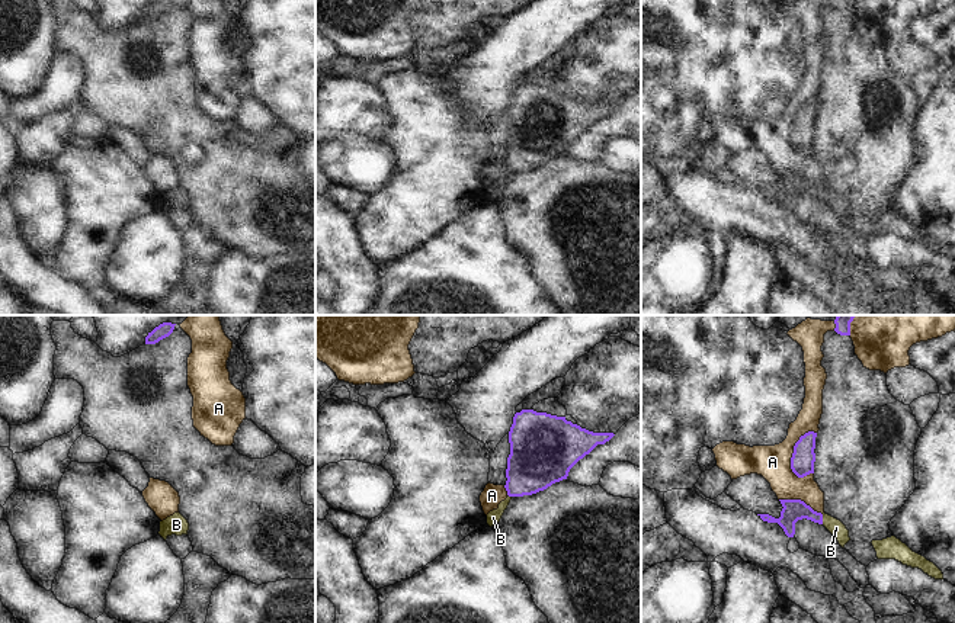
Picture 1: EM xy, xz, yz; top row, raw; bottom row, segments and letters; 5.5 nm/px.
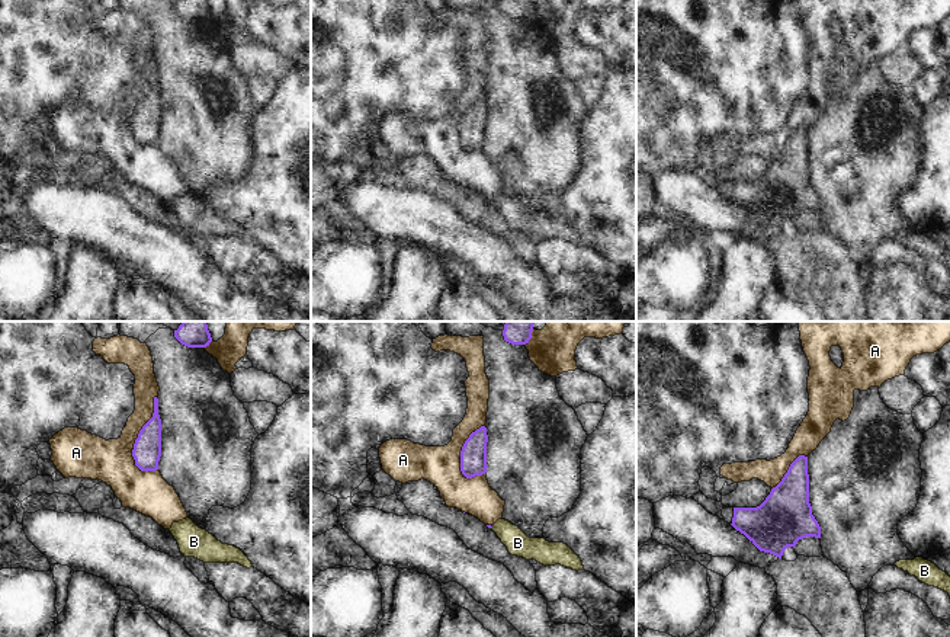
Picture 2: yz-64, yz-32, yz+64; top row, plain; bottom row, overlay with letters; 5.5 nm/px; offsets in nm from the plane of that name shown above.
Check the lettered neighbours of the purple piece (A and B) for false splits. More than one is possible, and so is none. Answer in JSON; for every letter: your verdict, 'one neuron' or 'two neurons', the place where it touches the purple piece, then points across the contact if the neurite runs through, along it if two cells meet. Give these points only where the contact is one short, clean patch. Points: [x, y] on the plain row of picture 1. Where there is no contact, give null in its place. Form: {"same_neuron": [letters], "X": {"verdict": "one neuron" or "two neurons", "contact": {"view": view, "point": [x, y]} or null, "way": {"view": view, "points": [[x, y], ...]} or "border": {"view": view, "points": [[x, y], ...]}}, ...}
{"same_neuron": ["B"], "A": {"verdict": "two neurons", "contact": {"view": "yz", "point": [794, 125]}}, "B": {"verdict": "one neuron", "contact": {"view": "yz", "point": [821, 193]}, "way": {"view": "yz", "points": [[794, 185], [803, 185], [821, 193], [836, 202]]}}}

